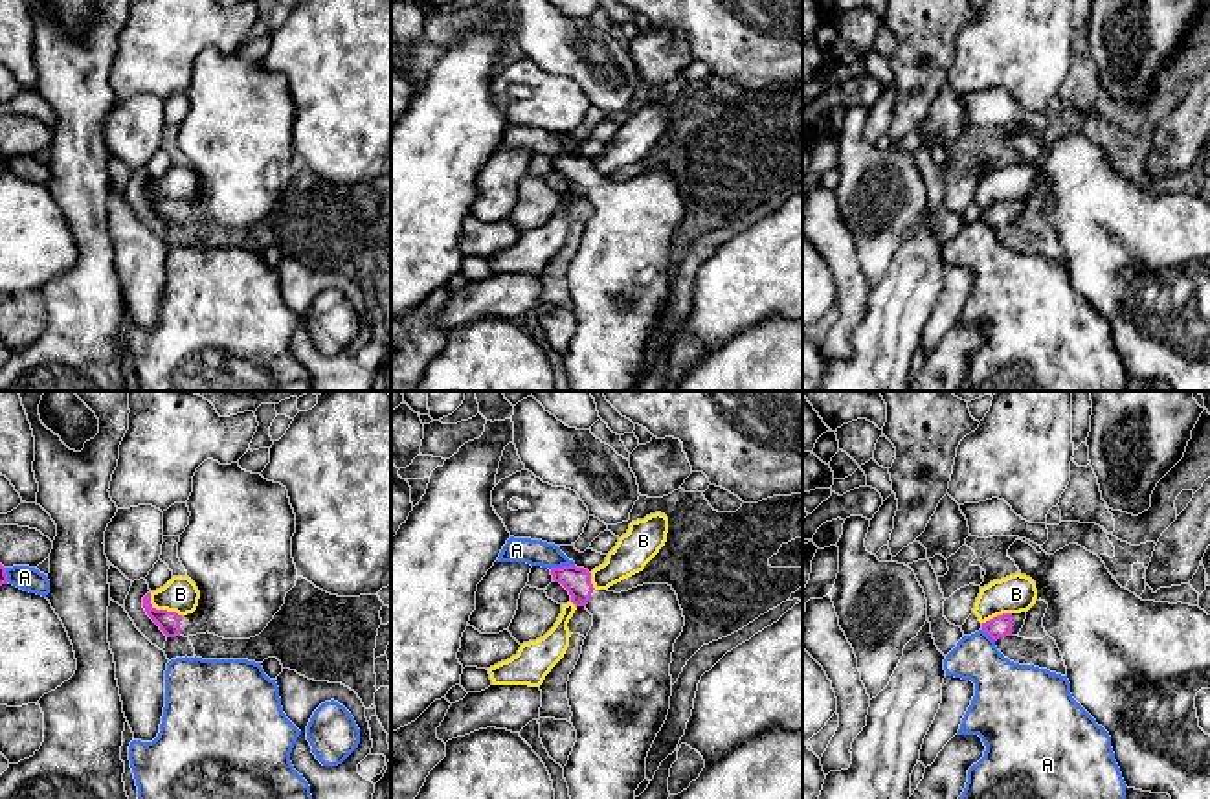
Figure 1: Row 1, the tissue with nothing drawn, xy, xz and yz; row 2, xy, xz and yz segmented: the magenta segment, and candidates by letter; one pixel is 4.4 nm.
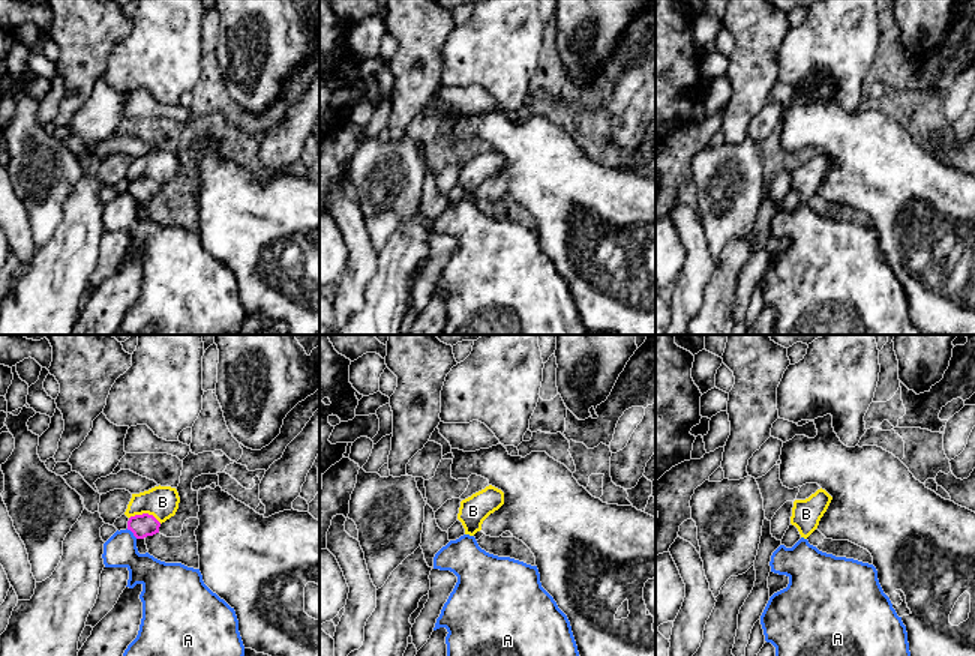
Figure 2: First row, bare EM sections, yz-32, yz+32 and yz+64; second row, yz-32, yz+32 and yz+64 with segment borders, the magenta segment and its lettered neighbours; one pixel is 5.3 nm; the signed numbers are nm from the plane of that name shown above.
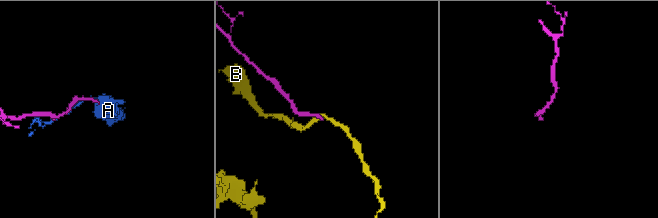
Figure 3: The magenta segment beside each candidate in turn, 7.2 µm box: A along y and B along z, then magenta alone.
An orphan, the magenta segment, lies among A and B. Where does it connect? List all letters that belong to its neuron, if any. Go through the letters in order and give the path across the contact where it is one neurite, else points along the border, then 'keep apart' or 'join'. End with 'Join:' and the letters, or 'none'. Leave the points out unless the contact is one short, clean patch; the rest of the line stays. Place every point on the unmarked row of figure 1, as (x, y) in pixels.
A: keep apart
B: border xy (149, 182), (149, 190), (156, 197), (173, 199), (179, 204); keep apart
Join: none

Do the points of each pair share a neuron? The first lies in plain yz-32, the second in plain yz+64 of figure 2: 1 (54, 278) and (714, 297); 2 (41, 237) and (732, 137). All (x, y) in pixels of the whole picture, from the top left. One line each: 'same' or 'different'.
1: same
2: different

